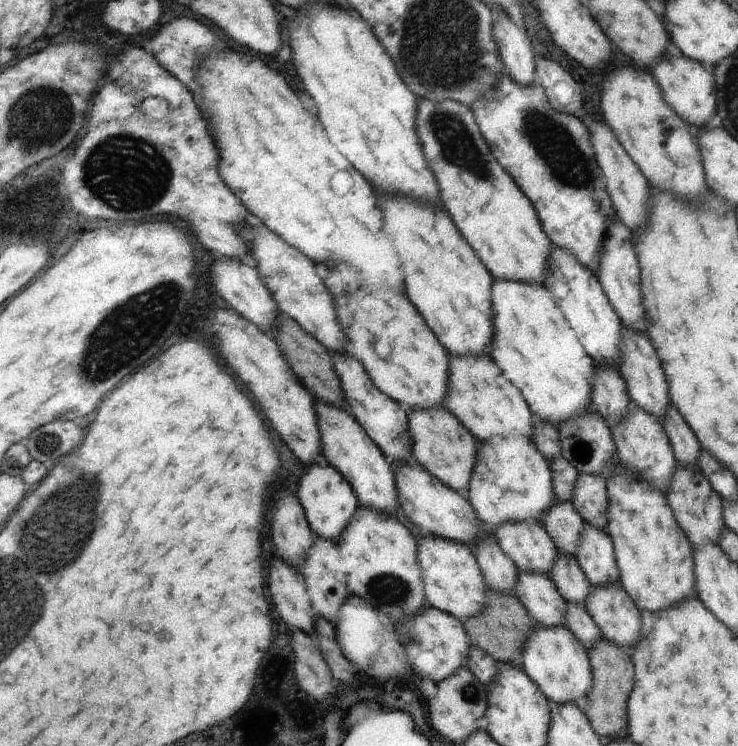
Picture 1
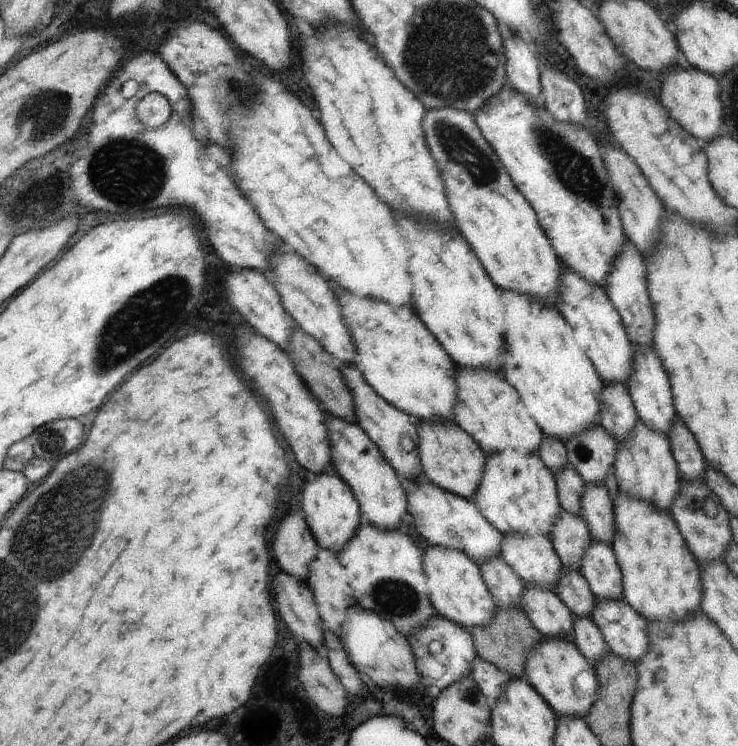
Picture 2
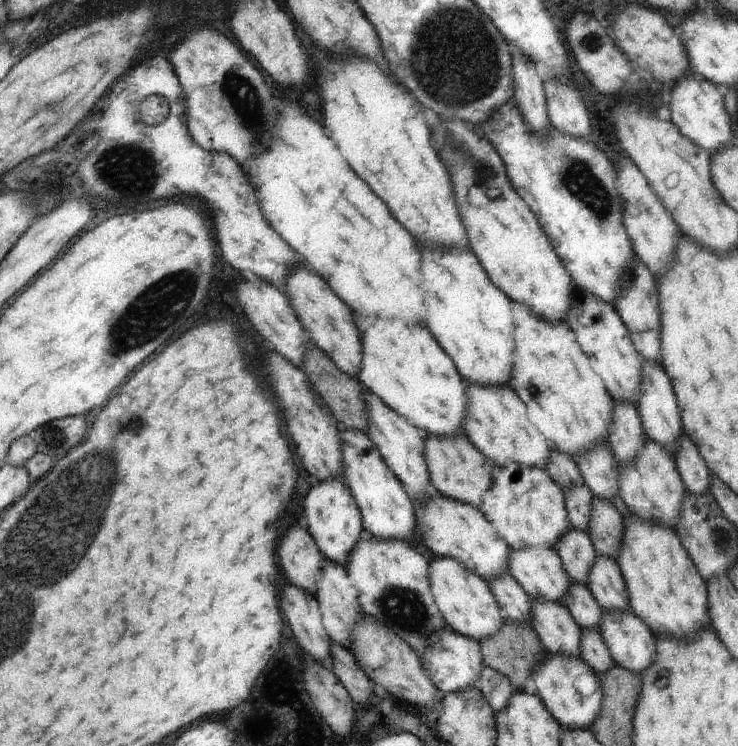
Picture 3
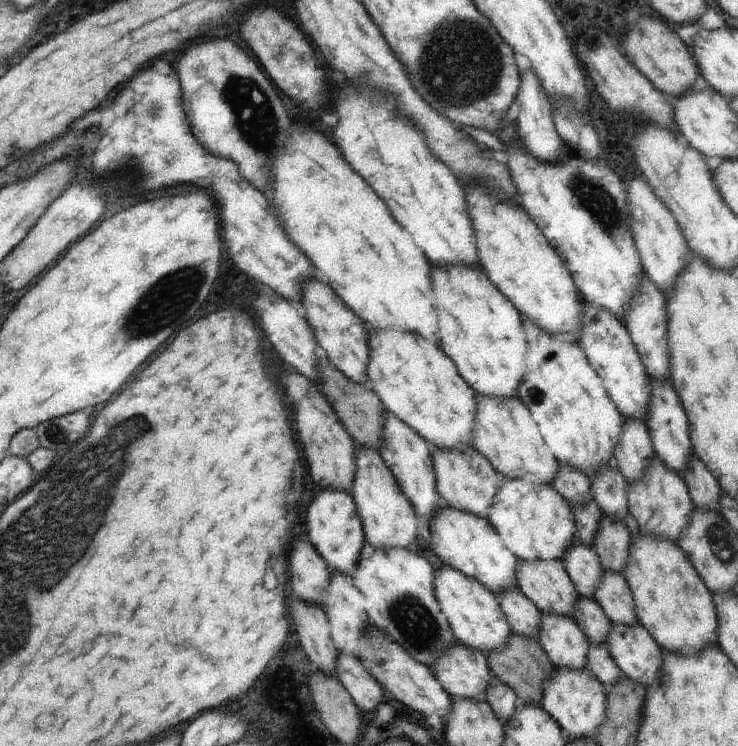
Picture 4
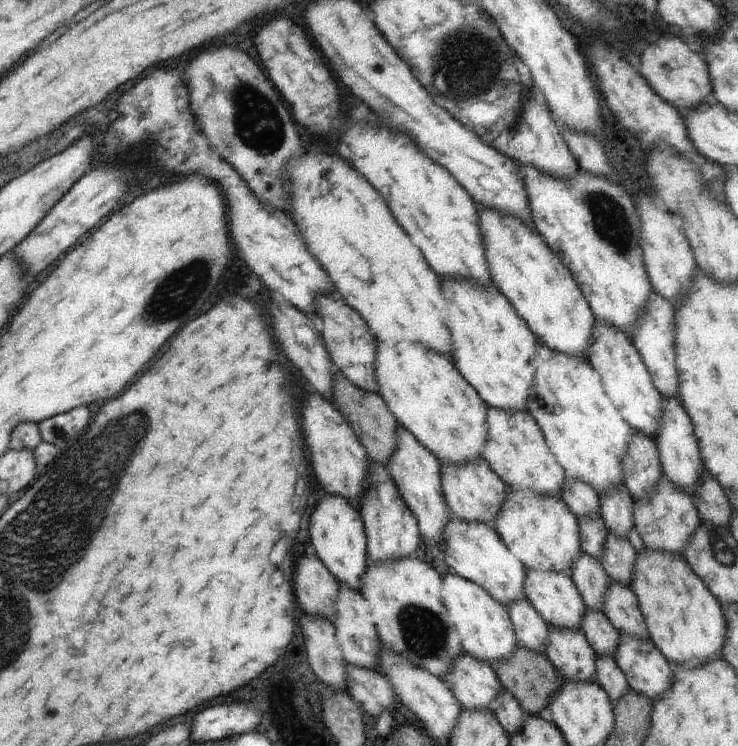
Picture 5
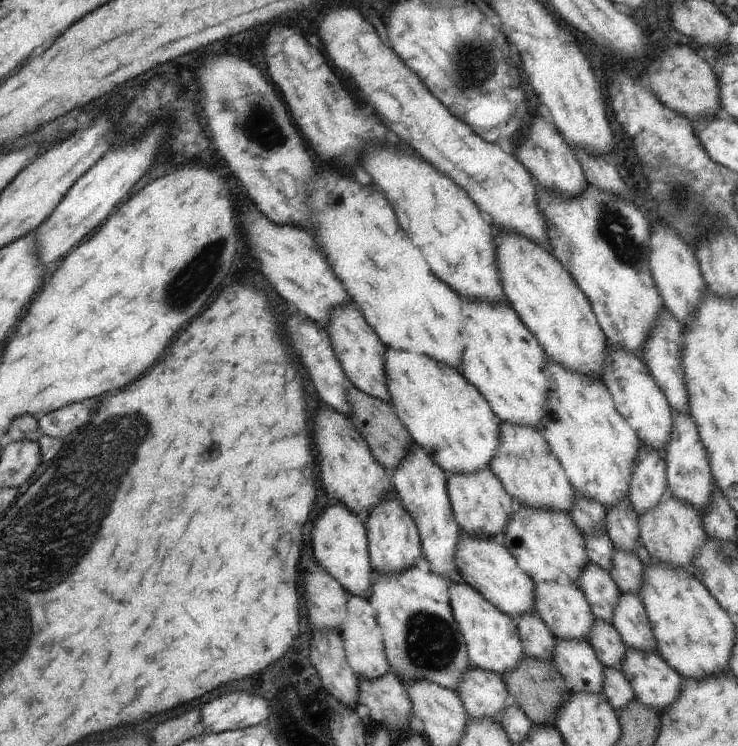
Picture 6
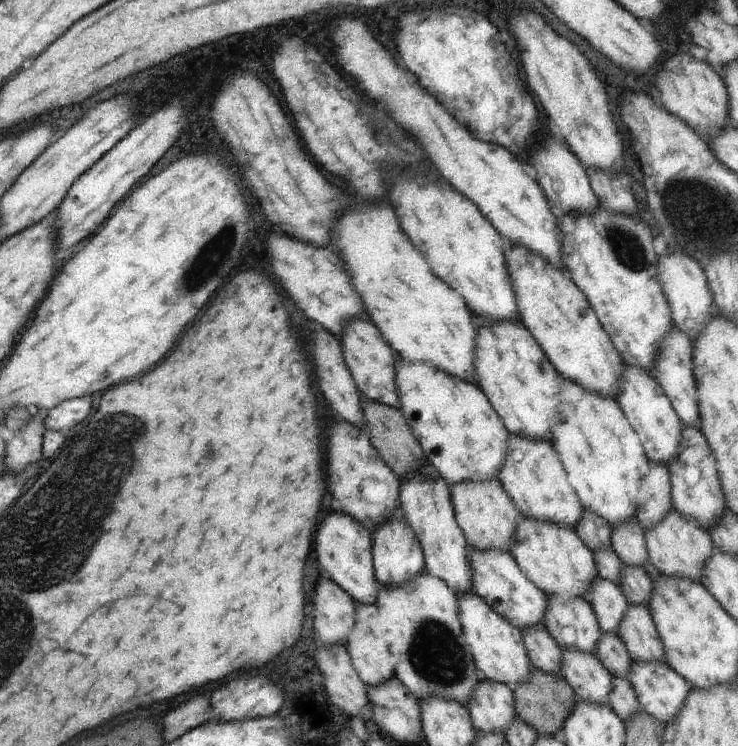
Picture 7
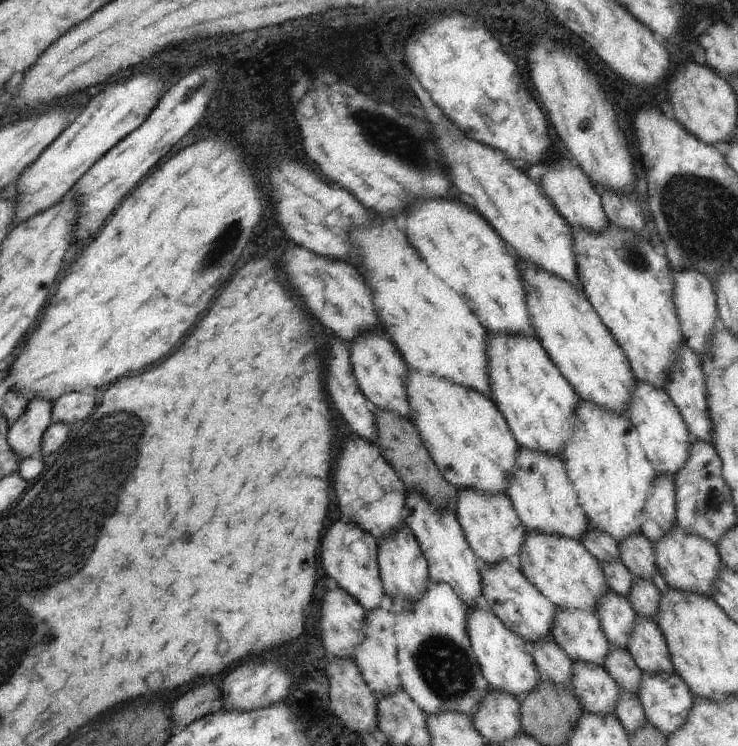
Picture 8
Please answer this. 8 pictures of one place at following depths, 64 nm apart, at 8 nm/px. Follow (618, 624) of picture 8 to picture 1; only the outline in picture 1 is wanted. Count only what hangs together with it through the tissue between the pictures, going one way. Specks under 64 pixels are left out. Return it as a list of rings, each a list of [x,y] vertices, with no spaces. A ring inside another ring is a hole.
[[[554,498],[552,506],[542,514],[540,522],[550,535],[554,546],[562,554],[576,554],[576,546],[584,528],[583,518],[571,502],[560,502]]]

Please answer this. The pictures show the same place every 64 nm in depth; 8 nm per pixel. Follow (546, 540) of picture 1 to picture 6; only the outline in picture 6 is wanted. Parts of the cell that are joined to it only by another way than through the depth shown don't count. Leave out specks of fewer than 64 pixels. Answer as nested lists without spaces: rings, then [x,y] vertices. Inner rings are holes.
[[[546,582],[534,584],[537,592],[538,618],[544,622],[552,636],[561,640],[586,641],[589,644],[588,640],[596,619],[588,605],[586,596],[578,586]]]

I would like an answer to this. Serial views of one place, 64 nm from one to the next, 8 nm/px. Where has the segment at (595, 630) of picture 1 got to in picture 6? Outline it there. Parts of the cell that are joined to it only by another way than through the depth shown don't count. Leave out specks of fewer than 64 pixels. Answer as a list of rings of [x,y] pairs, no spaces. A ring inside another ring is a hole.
[[[604,668],[603,700],[616,712],[624,711],[634,700],[635,695],[630,682],[621,671]]]

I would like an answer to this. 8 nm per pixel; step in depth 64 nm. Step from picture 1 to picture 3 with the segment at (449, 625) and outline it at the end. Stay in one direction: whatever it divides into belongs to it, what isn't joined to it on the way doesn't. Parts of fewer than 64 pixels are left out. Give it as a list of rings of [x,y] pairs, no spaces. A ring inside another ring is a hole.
[[[448,628],[448,630],[442,630],[440,634],[431,637],[430,644],[432,646],[421,654],[421,659],[425,663],[426,672],[430,678],[434,679],[440,690],[445,693],[452,693],[479,687],[482,672],[488,665],[485,662],[485,654],[482,654],[481,642]]]

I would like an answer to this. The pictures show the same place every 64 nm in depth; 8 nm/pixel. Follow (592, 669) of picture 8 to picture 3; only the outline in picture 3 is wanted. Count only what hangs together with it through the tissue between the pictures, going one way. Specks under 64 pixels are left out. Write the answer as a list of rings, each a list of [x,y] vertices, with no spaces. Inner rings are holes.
[[[531,600],[530,604],[530,626],[540,636],[545,644],[545,649],[550,654],[562,652],[564,656],[580,656],[580,627],[572,618],[570,611],[563,604],[556,602],[540,602],[540,600]]]

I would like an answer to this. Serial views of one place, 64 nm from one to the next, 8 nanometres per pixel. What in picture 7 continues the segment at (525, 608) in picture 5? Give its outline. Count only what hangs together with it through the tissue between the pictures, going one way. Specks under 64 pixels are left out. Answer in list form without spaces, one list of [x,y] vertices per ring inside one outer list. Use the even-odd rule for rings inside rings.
[[[534,626],[522,630],[522,638],[526,647],[526,654],[533,668],[544,670],[548,674],[561,675],[562,647],[543,626]]]

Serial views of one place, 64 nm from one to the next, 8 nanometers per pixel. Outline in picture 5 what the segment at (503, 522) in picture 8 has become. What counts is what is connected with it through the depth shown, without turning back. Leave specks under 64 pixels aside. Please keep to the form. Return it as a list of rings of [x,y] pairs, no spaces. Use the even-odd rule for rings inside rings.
[[[484,459],[470,464],[448,464],[442,460],[442,482],[446,500],[452,507],[453,514],[462,518],[464,522],[482,522],[496,530],[498,516],[505,508],[506,498],[509,498],[509,490],[504,478],[502,478],[493,466]]]

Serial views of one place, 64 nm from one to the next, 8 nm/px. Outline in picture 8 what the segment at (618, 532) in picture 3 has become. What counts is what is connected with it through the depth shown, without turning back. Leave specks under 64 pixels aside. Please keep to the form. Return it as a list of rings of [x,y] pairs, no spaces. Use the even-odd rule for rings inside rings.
[[[632,576],[632,588],[628,590],[627,599],[636,614],[639,614],[642,618],[648,618],[648,620],[655,620],[660,598],[661,592],[656,588],[652,580]]]

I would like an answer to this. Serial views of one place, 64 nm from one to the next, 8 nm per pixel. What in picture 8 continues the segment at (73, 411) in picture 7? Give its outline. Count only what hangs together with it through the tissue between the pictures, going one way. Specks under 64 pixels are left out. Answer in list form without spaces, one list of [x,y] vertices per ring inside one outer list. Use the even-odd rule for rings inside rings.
[[[92,389],[66,394],[54,404],[54,420],[76,426],[76,422],[82,422],[92,416],[92,412],[96,410],[96,404],[98,404],[98,398]]]

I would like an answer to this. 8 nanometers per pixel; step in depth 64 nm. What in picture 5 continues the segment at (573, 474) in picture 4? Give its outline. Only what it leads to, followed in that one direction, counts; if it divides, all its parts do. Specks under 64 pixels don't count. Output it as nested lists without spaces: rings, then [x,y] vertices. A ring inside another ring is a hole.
[[[566,476],[560,498],[567,503],[577,520],[600,514],[600,500],[598,500],[596,492],[580,480]]]

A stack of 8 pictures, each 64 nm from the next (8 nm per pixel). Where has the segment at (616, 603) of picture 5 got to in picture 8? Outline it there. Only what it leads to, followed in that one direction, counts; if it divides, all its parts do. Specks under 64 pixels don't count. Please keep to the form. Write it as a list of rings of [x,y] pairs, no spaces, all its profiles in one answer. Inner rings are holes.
[[[636,614],[628,640],[628,652],[642,672],[675,674],[666,641],[654,619],[648,620]]]

